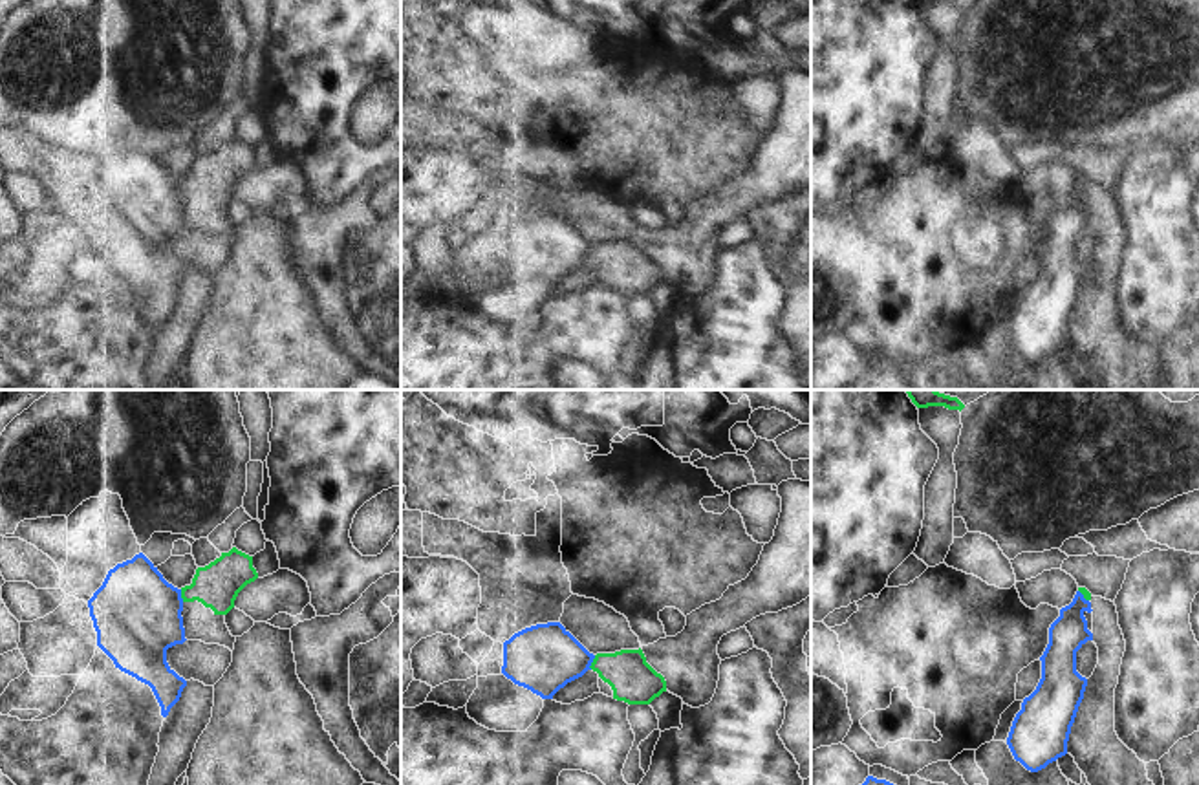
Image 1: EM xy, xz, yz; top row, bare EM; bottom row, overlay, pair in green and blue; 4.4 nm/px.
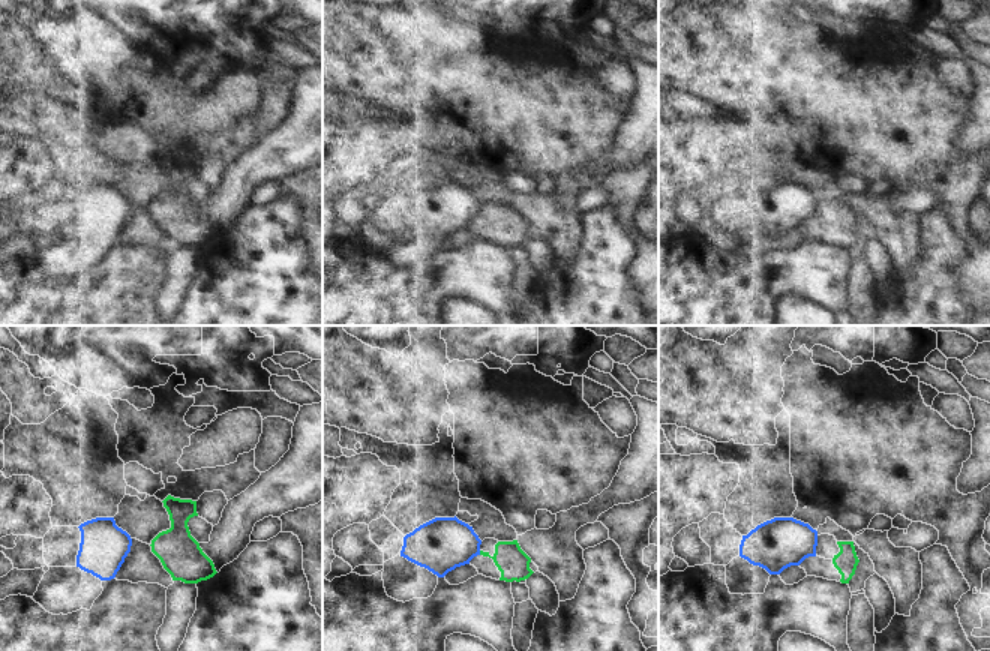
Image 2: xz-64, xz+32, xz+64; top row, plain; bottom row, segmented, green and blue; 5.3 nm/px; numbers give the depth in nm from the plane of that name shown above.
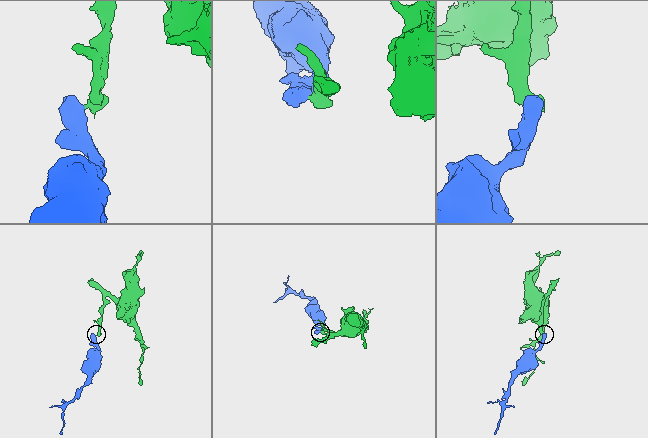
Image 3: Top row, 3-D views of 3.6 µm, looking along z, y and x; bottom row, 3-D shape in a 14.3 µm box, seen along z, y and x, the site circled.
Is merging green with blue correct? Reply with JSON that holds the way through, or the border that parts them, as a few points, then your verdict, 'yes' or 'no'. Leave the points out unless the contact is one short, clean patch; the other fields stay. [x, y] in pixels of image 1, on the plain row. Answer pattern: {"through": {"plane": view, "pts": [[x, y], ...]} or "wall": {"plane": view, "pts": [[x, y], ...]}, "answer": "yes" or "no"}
{"answer": "no"}

